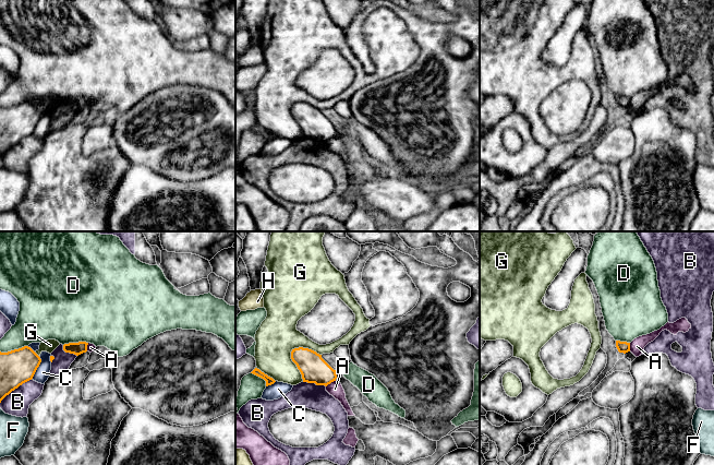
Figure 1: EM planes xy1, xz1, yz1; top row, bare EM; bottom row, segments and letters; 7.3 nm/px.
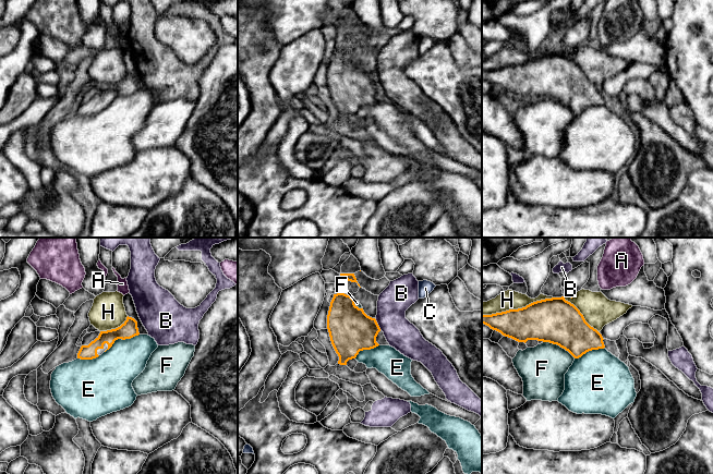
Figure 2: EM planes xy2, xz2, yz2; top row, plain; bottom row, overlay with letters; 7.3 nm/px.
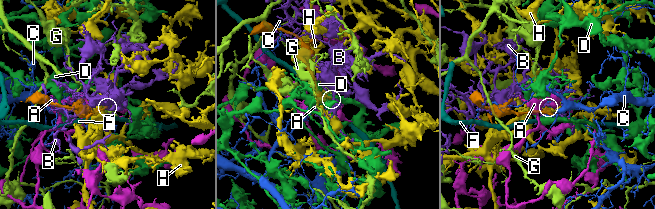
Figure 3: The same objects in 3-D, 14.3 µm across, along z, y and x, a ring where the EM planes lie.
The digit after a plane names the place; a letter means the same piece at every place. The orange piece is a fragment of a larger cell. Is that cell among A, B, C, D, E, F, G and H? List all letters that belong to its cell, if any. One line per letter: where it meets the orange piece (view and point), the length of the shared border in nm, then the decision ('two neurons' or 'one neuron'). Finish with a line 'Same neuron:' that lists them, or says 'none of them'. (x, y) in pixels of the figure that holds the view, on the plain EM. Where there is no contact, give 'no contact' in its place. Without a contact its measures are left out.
A: xz1 (330, 138) | 90 nm | two neurons
B: xy1 (14, 144) | 300 nm | two neurons
C: xy1 (37, 122) | 190 nm | two neurons
D: xy1 (14, 105) | 220 nm | two neurons
E: xy2 (121, 94) | 300 nm | two neurons
F: yz2 (559, 101) | 260 nm | two neurons
G: xz1 (293, 117) | 260 nm | two neurons
H: yz2 (518, 64) | 550 nm | two neurons
Same neuron: none of them

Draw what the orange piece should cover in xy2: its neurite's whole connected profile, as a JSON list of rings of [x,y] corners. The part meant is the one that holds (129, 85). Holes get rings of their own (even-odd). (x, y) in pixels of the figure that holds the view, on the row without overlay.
[[[128,72],[126,76],[120,83],[107,87],[100,87],[99,92],[88,101],[82,101],[77,109],[77,114],[96,114],[106,106],[109,106],[116,96],[131,95],[138,90],[137,77]]]

